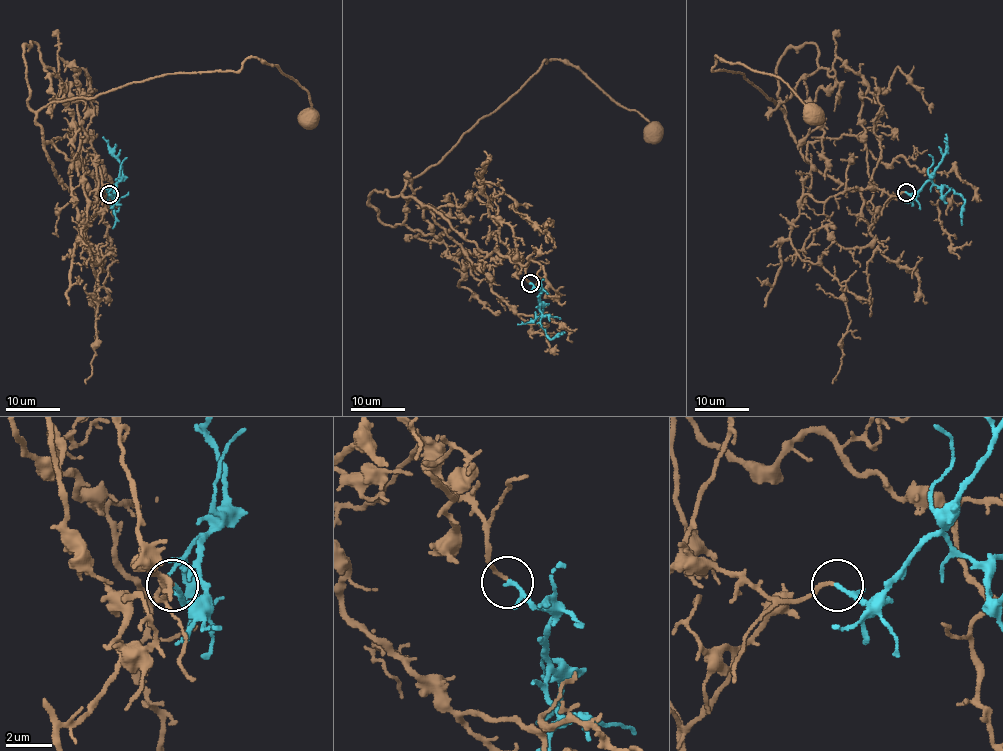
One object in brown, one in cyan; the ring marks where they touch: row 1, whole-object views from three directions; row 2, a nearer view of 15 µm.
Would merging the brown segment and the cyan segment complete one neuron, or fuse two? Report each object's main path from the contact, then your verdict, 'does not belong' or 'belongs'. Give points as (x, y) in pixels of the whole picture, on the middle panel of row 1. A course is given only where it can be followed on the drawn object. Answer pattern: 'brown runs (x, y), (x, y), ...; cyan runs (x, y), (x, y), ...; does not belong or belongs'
brown runs (530, 283), (495, 211), (474, 195), (423, 207), (401, 195), (409, 180), (552, 59), (651, 128); cyan runs (530, 283), (538, 289), (541, 325), (551, 339), (561, 334); belongs

